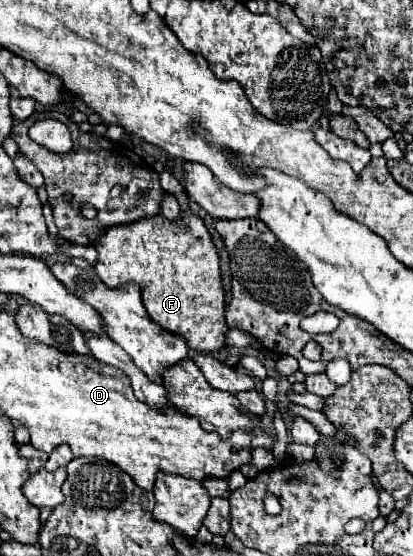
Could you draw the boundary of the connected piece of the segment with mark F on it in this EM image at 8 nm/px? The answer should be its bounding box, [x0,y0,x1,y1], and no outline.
[95,211,225,353]

